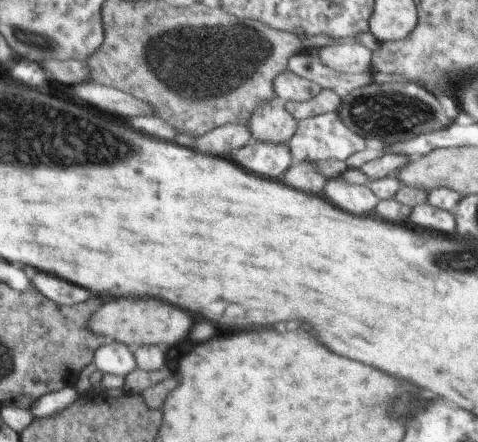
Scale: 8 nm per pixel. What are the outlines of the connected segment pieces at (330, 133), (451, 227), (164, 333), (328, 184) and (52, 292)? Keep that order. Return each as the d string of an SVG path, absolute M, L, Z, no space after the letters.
M326 112L326 114L310 117L308 121L302 119L297 121L298 128L294 136L289 140L287 147L291 150L293 156L291 166L303 163L304 161L314 161L318 163L323 160L345 161L350 158L354 152L364 150L371 143L364 140L361 136L354 134L341 120L339 114Z
M427 200L412 208L408 224L434 233L452 235L456 230L453 212L436 208Z
M120 298L106 302L90 320L90 330L97 335L110 337L121 342L131 350L144 345L166 344L166 349L180 342L192 328L192 316L158 298Z
M326 179L322 192L330 202L338 202L342 210L350 210L352 214L372 214L374 215L379 198L367 185L347 183L342 179Z
M38 272L32 278L32 284L38 288L38 292L42 292L46 298L58 302L58 305L75 305L90 296L90 292L86 288L74 286L58 276L44 274L44 272Z

